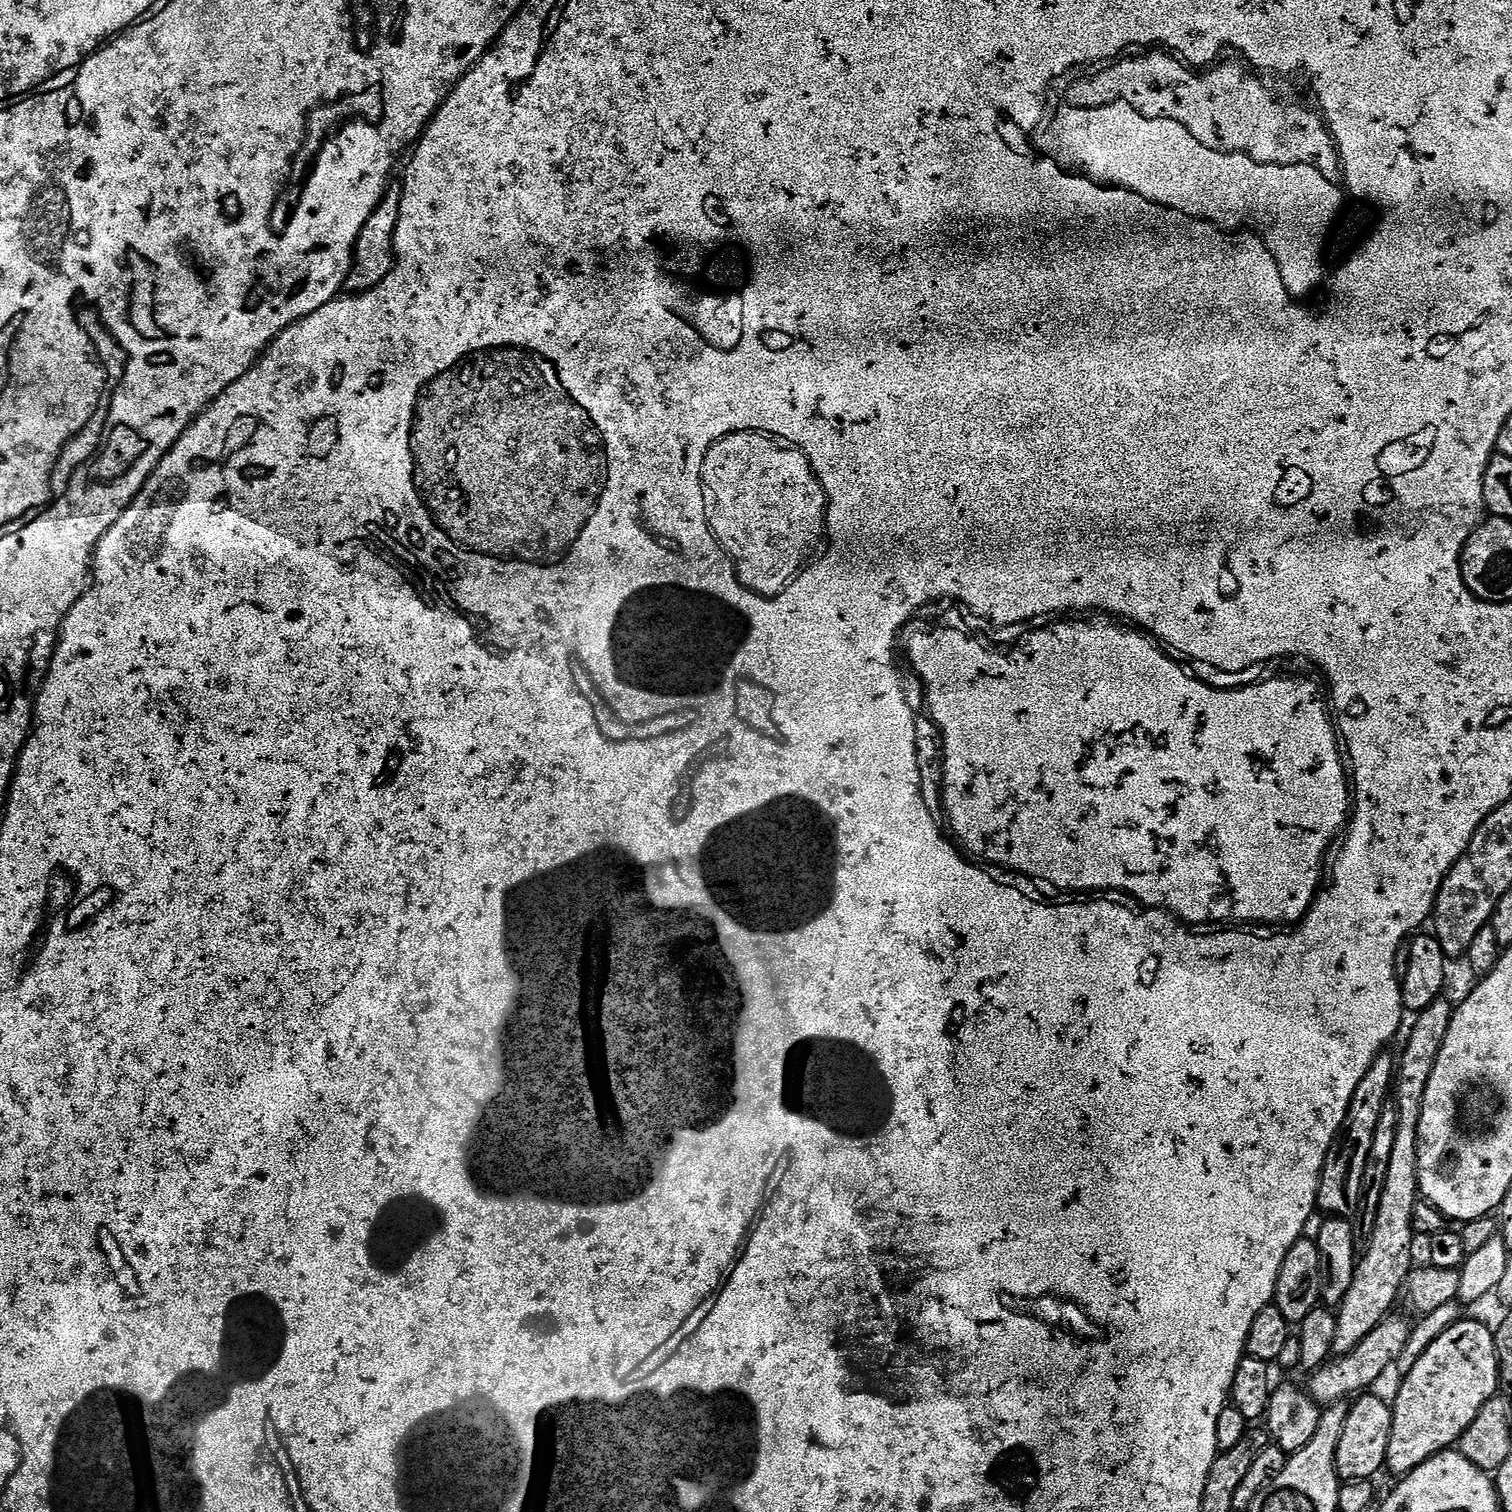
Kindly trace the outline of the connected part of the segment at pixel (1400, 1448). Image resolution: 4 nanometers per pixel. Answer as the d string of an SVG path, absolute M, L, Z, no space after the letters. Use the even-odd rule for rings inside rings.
M1461 1318L1450 1325L1442 1335L1433 1341L1414 1368L1402 1376L1400 1389L1396 1392L1396 1400L1392 1404L1392 1429L1390 1430L1390 1446L1386 1450L1384 1463L1387 1471L1392 1471L1396 1478L1403 1478L1422 1466L1431 1456L1451 1449L1459 1441L1460 1435L1478 1418L1478 1410L1486 1406L1491 1396L1497 1395L1501 1387L1500 1359L1496 1353L1494 1333L1473 1318Z

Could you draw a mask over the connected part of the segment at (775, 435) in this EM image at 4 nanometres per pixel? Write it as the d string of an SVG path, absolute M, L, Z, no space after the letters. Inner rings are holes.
M766 426L731 428L730 435L710 446L702 466L710 530L735 564L741 586L765 598L781 596L785 588L793 587L798 573L813 563L808 548L816 544L816 512L824 512L820 484L816 484L816 476L808 472L808 460L780 460L780 435L781 432L769 430ZM792 548L800 548L804 556L796 556Z

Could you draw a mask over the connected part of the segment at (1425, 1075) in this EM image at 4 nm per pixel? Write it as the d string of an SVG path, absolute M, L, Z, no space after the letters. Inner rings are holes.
M1448 998L1436 1000L1426 1010L1415 1013L1412 1033L1404 1044L1404 1053L1398 1056L1394 1077L1394 1107L1398 1110L1398 1134L1394 1134L1394 1150L1390 1154L1390 1166L1386 1170L1386 1182L1382 1198L1378 1202L1378 1214L1374 1220L1374 1234L1370 1246L1359 1253L1354 1282L1336 1312L1338 1330L1334 1333L1333 1357L1345 1356L1382 1323L1401 1299L1404 1283L1414 1267L1411 1258L1411 1242L1414 1235L1412 1219L1416 1216L1416 1200L1421 1199L1418 1178L1418 1132L1422 1122L1422 1102L1426 1098L1426 1086L1430 1086L1430 1074L1438 1062L1438 1054L1446 1042L1454 1004Z

